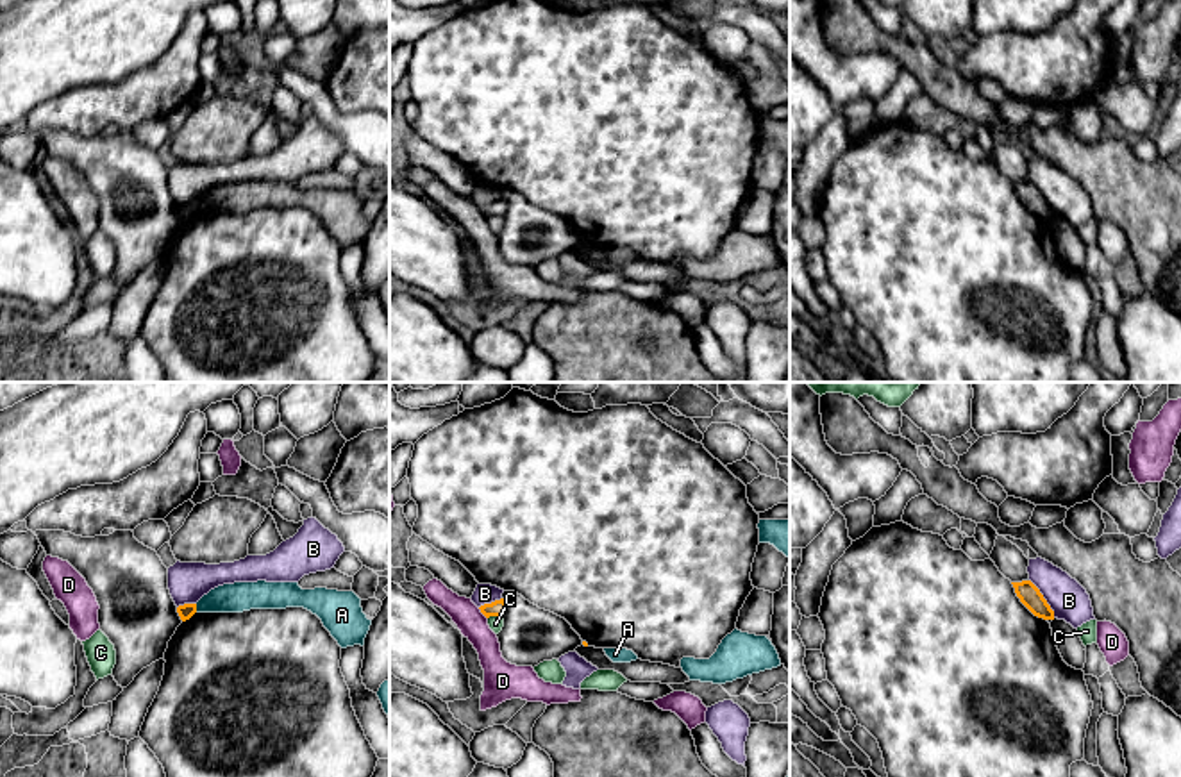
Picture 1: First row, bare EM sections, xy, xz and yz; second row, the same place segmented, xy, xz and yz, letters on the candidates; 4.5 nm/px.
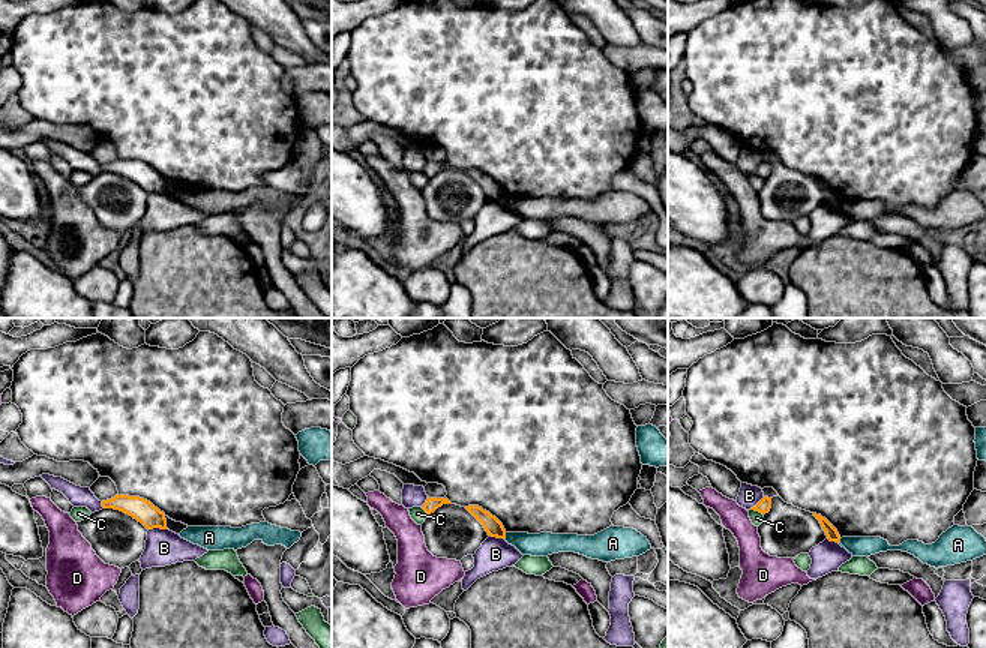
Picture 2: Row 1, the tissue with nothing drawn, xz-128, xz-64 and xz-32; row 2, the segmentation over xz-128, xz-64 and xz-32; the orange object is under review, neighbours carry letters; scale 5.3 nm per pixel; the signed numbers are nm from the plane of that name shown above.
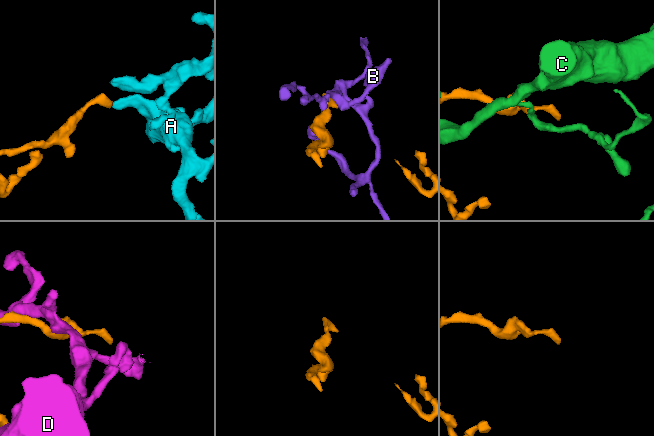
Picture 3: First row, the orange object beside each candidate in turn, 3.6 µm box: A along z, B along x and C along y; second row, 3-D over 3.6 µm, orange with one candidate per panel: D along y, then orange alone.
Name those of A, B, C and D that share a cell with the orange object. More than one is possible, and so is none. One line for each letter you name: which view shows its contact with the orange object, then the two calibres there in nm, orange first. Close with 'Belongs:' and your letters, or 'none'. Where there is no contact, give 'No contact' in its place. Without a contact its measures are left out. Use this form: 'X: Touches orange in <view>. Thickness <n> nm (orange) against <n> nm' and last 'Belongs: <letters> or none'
Belongs: none

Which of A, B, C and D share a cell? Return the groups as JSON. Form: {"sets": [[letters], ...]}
{"sets": [["A"], ["B"], ["C"], ["D"]]}

